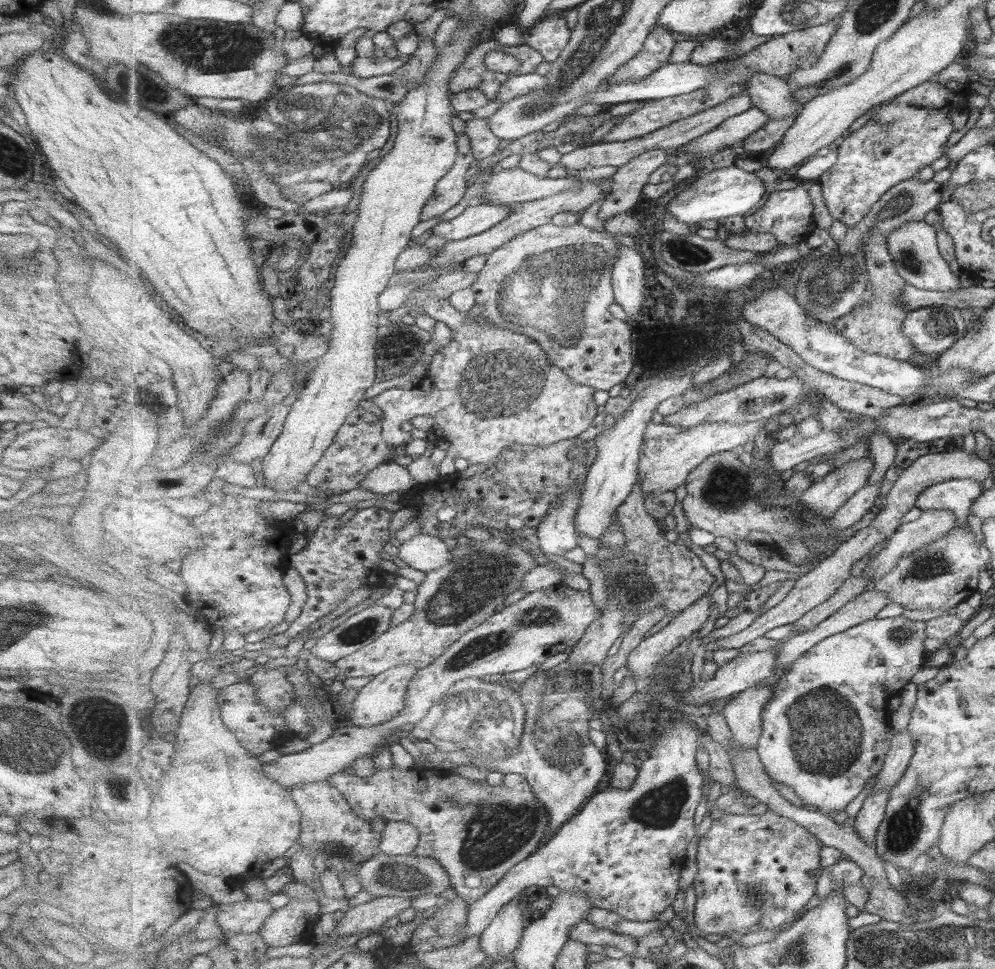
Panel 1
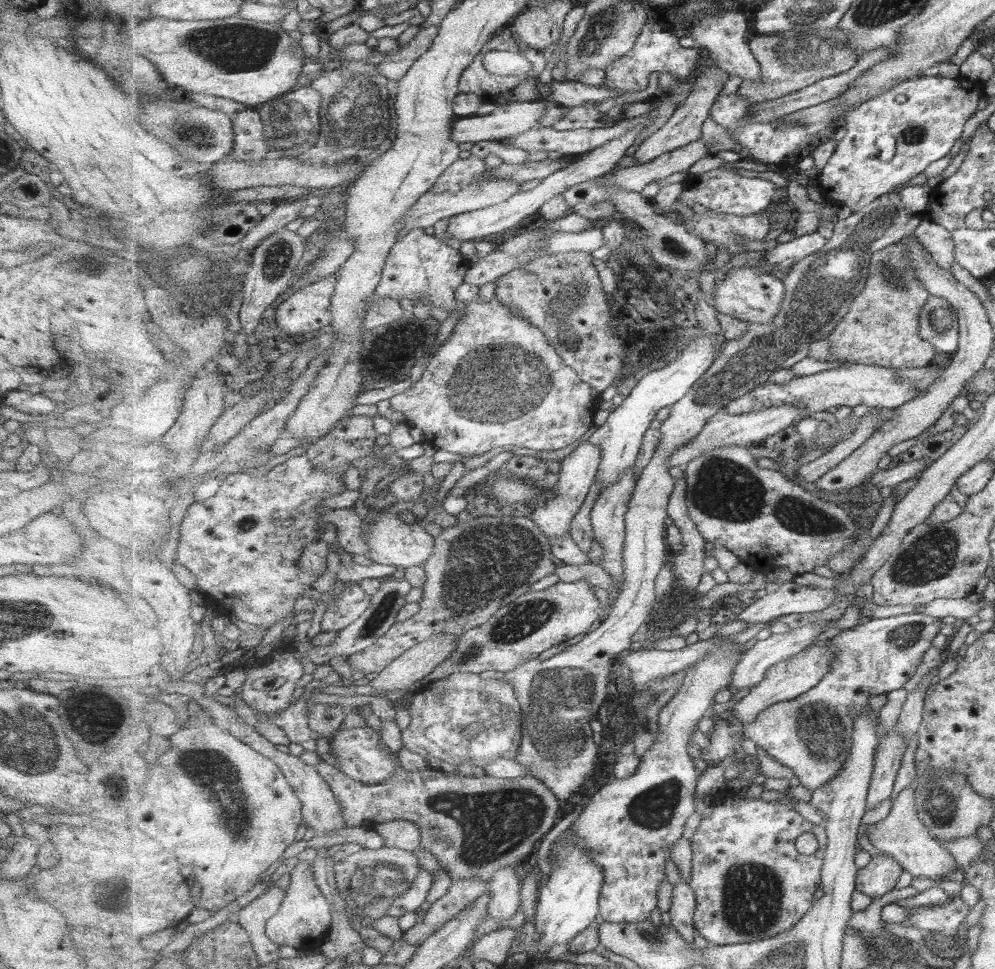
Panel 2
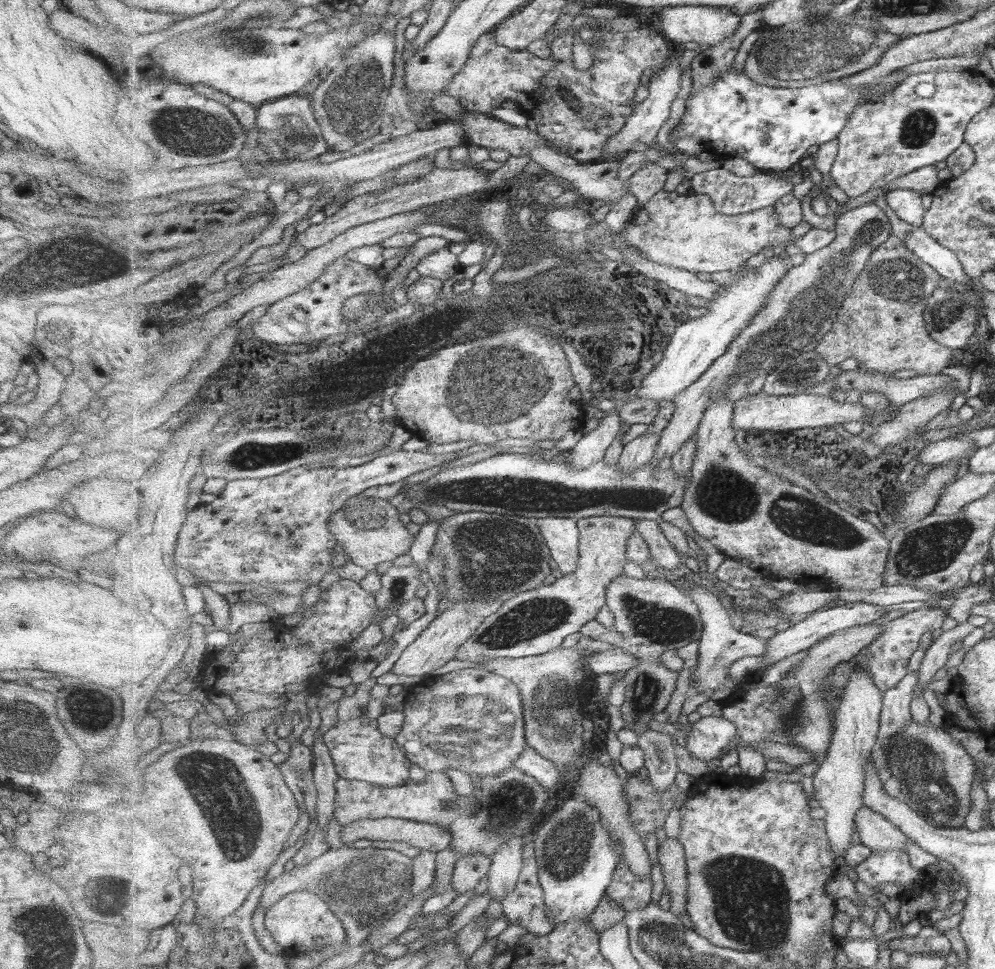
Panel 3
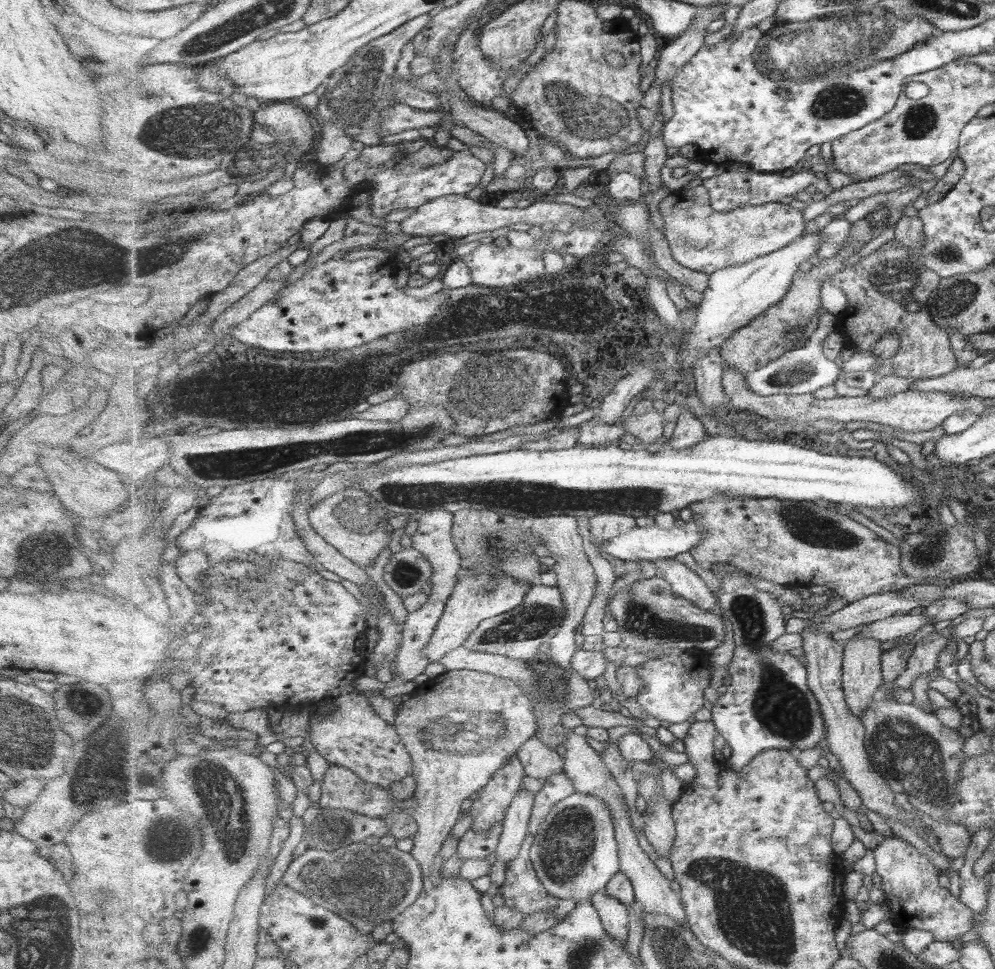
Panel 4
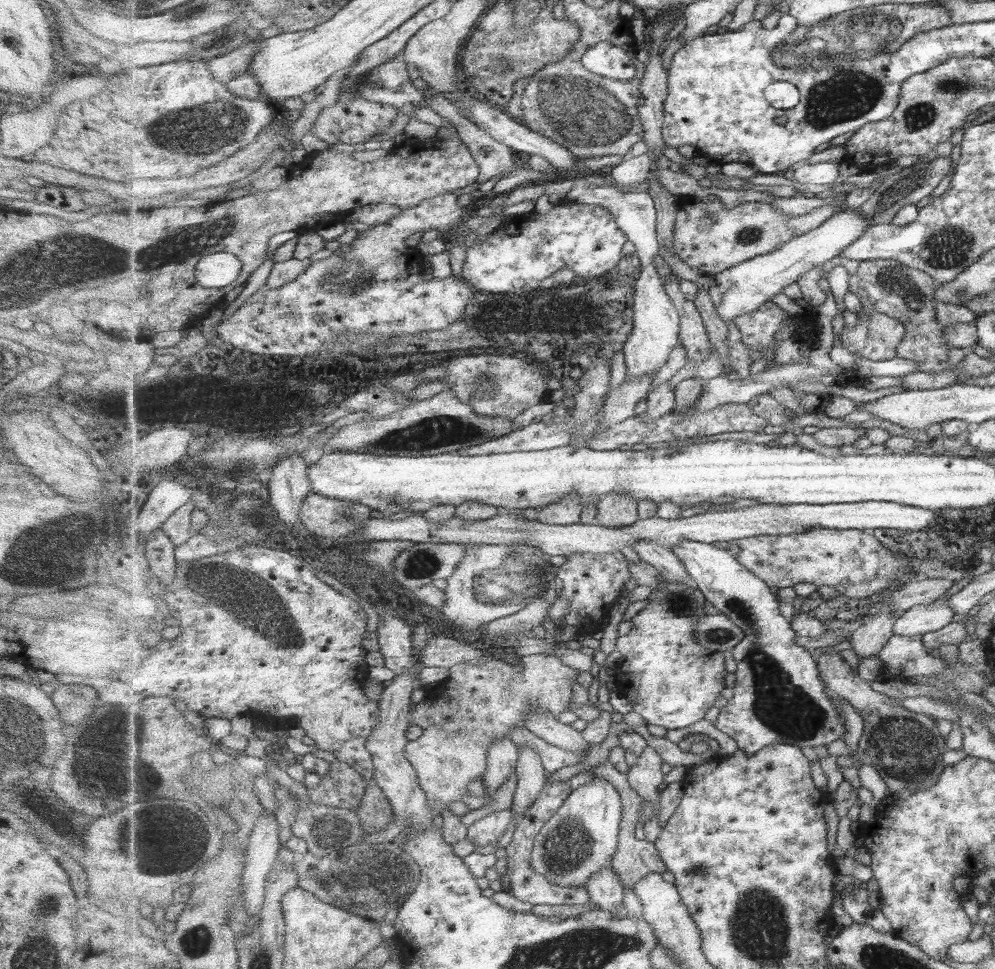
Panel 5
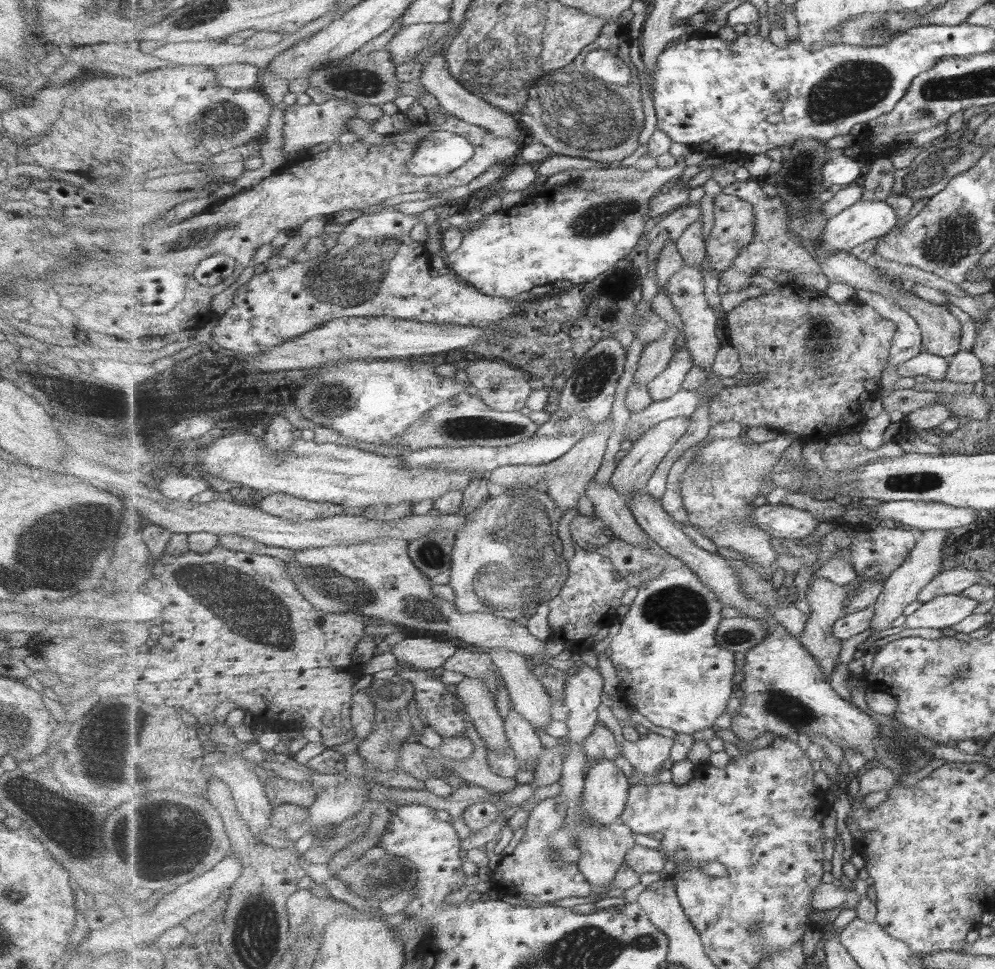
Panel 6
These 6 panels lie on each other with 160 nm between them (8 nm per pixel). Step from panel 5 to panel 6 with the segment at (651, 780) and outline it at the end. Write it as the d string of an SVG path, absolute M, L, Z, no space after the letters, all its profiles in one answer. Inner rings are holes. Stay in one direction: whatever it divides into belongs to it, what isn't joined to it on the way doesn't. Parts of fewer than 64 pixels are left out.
M651 734L651 738L643 738L637 742L623 741L623 756L627 757L635 767L635 774L631 777L632 785L641 784L645 776L657 776L657 770L671 758L671 748L675 744L674 738L667 738L661 734Z

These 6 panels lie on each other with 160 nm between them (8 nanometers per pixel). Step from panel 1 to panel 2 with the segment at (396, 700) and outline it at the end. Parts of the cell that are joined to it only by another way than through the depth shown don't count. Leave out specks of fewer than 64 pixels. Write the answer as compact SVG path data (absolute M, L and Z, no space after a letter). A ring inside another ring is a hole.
M438 635L429 641L413 646L385 668L369 684L377 691L376 696L385 696L387 691L404 690L424 679L454 655L461 637Z

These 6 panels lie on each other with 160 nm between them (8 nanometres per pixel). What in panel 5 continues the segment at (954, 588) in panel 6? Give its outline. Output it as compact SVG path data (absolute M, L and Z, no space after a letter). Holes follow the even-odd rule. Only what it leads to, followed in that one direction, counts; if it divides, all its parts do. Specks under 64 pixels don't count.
M917 578L890 594L893 607L897 610L911 611L920 605L931 605L955 584L957 580L948 578Z

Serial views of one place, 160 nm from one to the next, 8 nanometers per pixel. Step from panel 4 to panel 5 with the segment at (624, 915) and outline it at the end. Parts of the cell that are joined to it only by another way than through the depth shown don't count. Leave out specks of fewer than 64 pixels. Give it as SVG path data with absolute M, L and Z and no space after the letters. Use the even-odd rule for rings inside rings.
M612 864L593 875L586 888L591 895L590 902L594 902L598 908L610 912L614 917L621 917L618 906L625 900L627 890Z

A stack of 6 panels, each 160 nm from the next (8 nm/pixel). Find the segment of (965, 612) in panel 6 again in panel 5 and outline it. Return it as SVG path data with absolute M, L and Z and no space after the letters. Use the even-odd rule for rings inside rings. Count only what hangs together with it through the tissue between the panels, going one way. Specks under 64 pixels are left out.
M939 602L939 604L920 605L907 611L902 617L897 619L893 633L900 636L914 636L929 634L943 630L945 626L953 623L955 616L953 607L949 602Z

